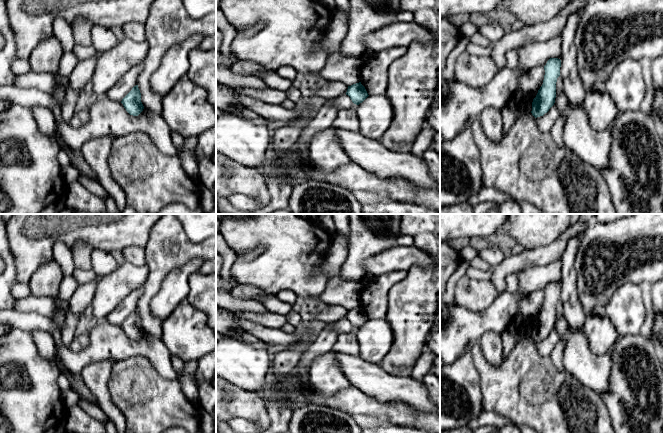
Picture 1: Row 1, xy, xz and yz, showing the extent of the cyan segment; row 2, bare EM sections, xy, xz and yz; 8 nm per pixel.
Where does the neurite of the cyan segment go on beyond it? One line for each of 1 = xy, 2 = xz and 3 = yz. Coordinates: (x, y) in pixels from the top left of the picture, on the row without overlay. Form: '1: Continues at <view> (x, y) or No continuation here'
1: No continuation here
2: No continuation here
3: No continuation here

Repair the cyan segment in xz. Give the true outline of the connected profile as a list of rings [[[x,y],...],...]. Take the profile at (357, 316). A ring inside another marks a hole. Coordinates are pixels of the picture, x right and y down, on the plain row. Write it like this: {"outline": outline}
{"outline": [[[361,306],[348,310],[346,319],[348,319],[356,329],[362,327],[369,320]]]}

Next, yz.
{"outline": [[[550,282],[544,290],[543,308],[532,326],[532,339],[537,342],[543,340],[554,329],[556,322],[556,306],[560,300],[561,284]]]}

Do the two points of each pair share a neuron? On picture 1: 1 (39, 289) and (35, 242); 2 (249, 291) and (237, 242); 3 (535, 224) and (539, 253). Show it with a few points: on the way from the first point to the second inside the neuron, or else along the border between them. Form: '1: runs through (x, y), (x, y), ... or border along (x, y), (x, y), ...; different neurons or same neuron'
1: border along (53, 258), (42, 264), (28, 281); different neurons
2: border along (238, 283), (256, 286), (270, 294); different neurons
3: border along (559, 235), (547, 244), (524, 249); different neurons

